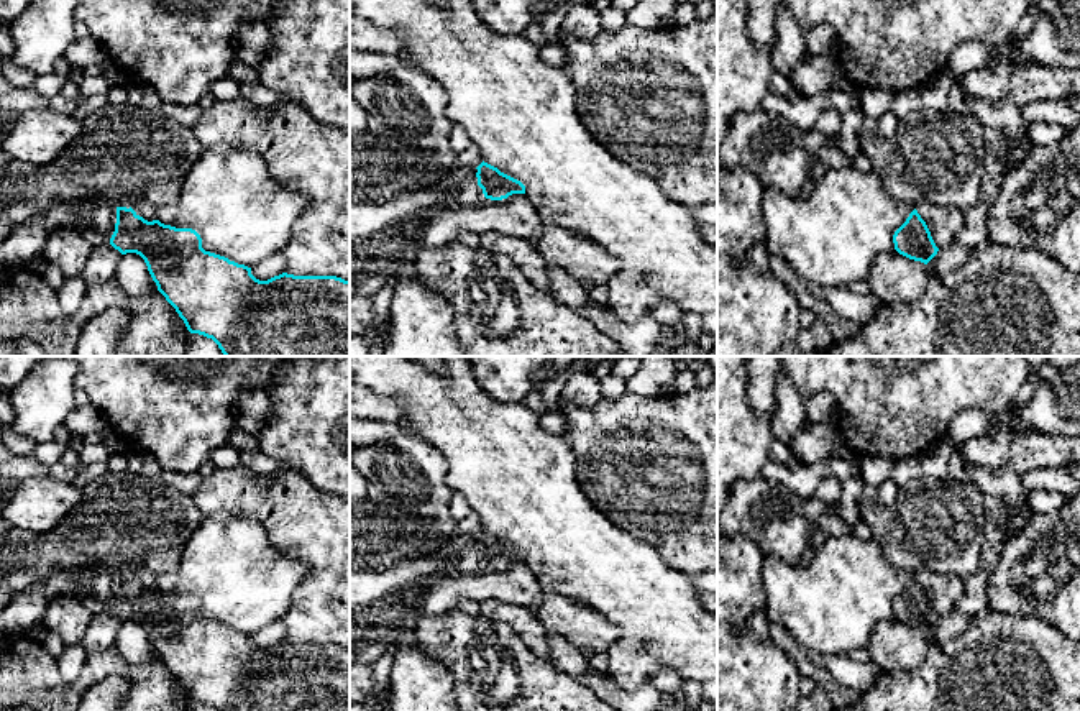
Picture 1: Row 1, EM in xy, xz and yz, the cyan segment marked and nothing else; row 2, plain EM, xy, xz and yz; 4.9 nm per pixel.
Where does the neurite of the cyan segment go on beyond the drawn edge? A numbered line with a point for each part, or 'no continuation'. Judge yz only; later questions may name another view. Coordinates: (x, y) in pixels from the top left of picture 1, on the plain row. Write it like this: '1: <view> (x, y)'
1: yz (944, 590)

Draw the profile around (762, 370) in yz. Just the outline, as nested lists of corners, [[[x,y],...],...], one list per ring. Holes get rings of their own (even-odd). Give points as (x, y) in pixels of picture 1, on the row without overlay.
[[[748,356],[748,399],[753,409],[773,417],[776,411],[776,376],[781,356]]]

